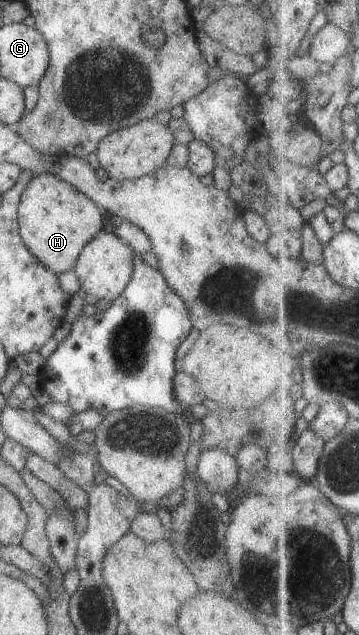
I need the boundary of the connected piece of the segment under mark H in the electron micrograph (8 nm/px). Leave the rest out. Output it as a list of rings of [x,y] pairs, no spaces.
[[[53,174],[33,176],[18,202],[17,228],[29,253],[55,275],[74,268],[81,248],[103,227],[103,211],[75,186]]]

